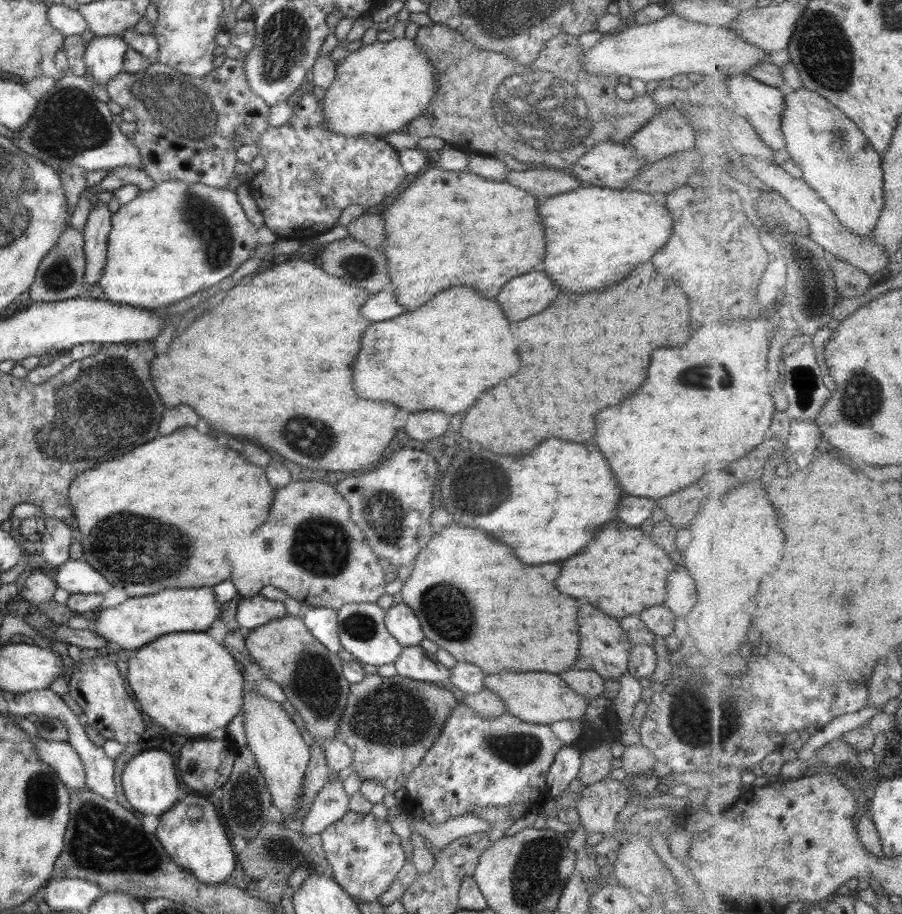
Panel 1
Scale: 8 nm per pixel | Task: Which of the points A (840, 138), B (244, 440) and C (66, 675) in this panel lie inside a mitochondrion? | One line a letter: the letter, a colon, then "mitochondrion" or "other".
A: mitochondrion
B: other
C: other

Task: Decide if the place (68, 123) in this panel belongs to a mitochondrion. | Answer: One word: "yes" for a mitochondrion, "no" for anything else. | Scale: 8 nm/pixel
yes

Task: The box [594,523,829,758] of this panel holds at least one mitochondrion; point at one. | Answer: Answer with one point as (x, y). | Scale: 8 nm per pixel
(694, 721)

